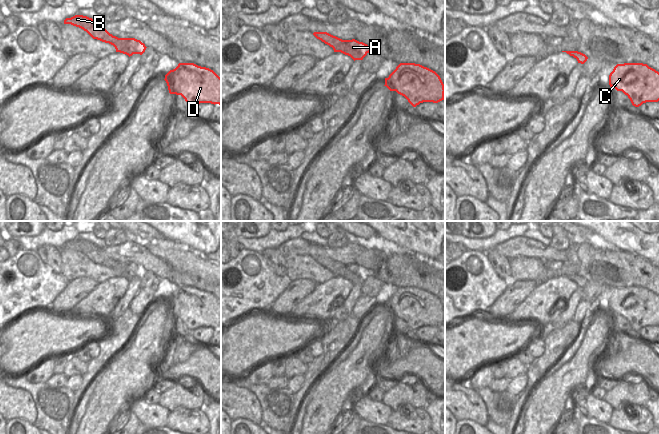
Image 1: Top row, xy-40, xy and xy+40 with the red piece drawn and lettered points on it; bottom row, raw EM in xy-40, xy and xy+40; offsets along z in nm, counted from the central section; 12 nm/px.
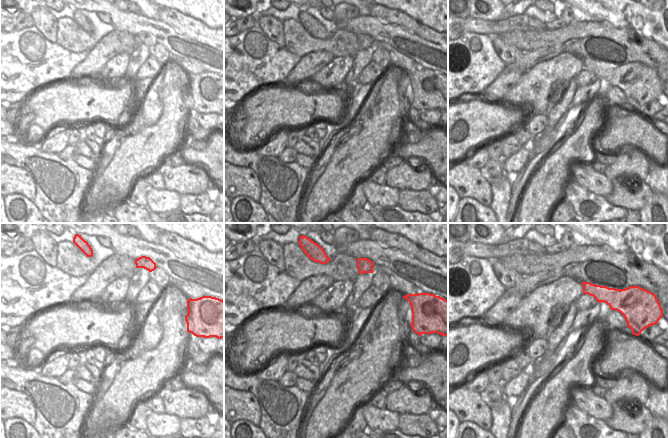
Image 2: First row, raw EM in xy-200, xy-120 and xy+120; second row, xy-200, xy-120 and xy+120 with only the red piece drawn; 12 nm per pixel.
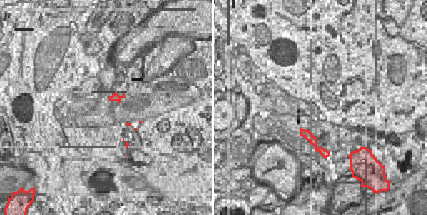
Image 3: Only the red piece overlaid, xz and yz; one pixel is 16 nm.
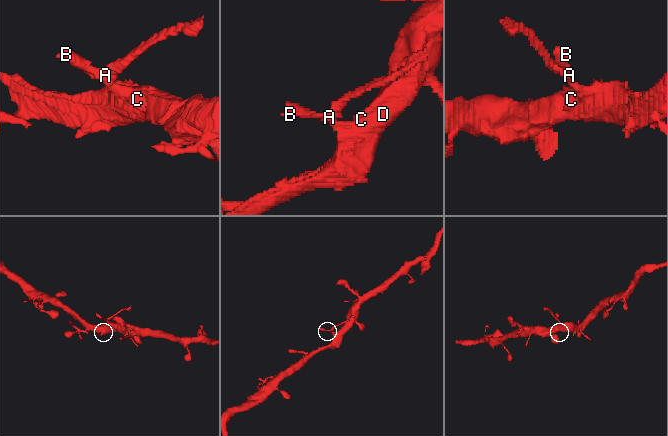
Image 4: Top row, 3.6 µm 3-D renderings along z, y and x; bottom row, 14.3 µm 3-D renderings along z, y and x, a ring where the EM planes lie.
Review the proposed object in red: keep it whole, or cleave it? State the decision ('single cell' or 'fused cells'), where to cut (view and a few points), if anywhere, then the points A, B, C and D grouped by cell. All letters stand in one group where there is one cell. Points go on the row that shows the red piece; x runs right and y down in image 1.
fused cells | xy (348, 54), (362, 54), (364, 56) | A B / C D

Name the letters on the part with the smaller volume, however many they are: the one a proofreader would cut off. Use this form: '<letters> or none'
A, B

